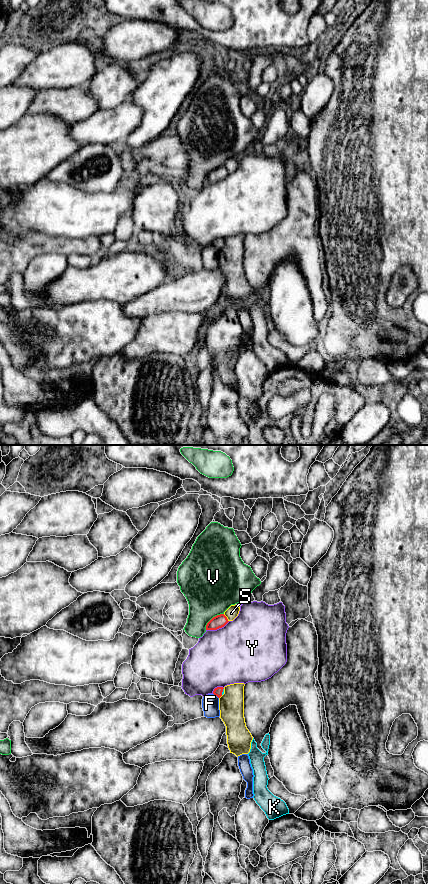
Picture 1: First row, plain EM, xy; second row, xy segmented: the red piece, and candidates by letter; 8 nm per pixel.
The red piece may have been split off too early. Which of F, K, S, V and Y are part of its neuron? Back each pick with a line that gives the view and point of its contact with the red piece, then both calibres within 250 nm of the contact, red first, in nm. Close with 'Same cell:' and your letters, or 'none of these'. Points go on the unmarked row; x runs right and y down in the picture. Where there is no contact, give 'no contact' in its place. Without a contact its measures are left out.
K: xy (222, 243) | 70/20 nm
Same cell: K

